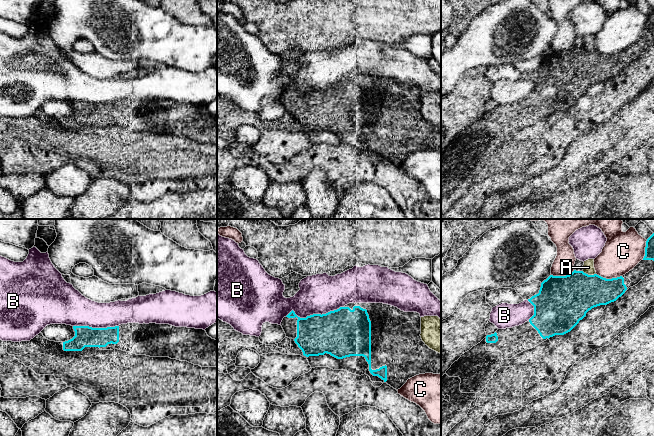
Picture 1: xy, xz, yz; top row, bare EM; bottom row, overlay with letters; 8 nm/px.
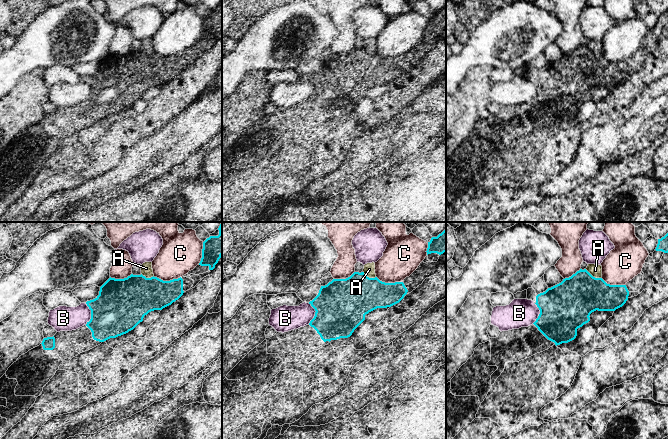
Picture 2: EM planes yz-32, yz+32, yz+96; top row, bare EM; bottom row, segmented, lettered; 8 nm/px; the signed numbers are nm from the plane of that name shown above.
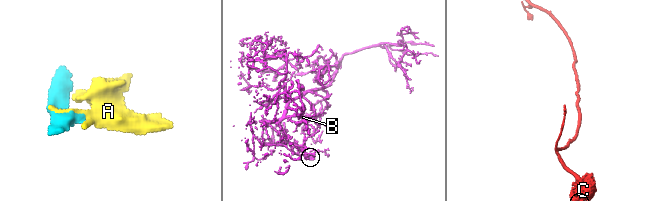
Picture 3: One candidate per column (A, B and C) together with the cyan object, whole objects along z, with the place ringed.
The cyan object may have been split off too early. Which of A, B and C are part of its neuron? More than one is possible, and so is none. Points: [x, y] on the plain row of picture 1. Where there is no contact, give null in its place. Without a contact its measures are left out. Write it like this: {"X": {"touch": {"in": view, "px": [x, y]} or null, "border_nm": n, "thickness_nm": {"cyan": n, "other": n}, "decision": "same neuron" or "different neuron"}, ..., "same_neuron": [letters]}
{"A": {"touch": {"in": "yz", "px": [589, 51]}, "border_nm": 110, "thickness_nm": {"cyan": 380, "other": 90}, "decision": "different neuron"}, "B": {"touch": {"in": "xz", "px": [314, 90]}, "border_nm": 480, "thickness_nm": {"cyan": 360, "other": 320}, "decision": "different neuron"}, "C": {"touch": {"in": "yz", "px": [609, 55]}, "border_nm": 200, "thickness_nm": {"cyan": 300, "other": 300}, "decision": "different neuron"}, "same_neuron": []}

